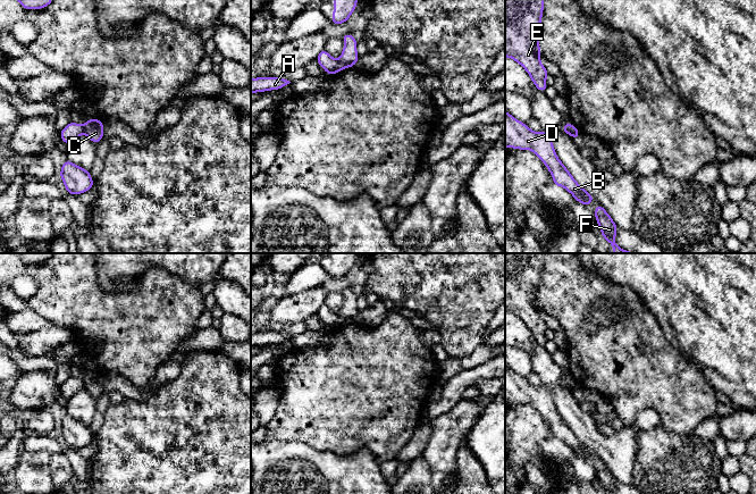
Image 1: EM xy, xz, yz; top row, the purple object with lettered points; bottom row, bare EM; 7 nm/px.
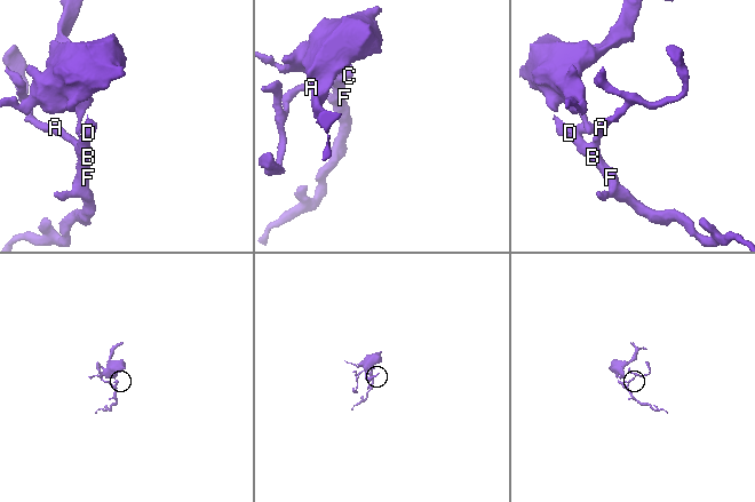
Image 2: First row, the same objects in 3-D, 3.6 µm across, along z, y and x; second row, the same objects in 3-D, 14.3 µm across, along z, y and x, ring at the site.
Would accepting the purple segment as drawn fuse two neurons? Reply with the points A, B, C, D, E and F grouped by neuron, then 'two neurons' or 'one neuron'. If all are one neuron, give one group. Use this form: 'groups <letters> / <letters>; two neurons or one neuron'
groups A B C D F / E; two neurons

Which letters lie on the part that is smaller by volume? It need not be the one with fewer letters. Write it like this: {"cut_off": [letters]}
{"cut_off": ["A", "B", "C", "D", "F"]}

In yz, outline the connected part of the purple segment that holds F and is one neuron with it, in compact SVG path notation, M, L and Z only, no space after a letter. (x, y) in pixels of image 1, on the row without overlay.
M600 459L595 462L595 471L600 482L602 491L606 494L614 494L619 482Z

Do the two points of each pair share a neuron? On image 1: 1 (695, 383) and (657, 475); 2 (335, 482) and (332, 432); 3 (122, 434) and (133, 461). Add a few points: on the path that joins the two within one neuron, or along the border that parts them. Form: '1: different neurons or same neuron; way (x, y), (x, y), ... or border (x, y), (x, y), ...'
1: different neurons; border (660, 425), (669, 430), (690, 435)
2: different neurons; border (308, 444), (339, 455), (346, 455), (359, 450)
3: same neuron; way (128, 441), (133, 445), (133, 454)

